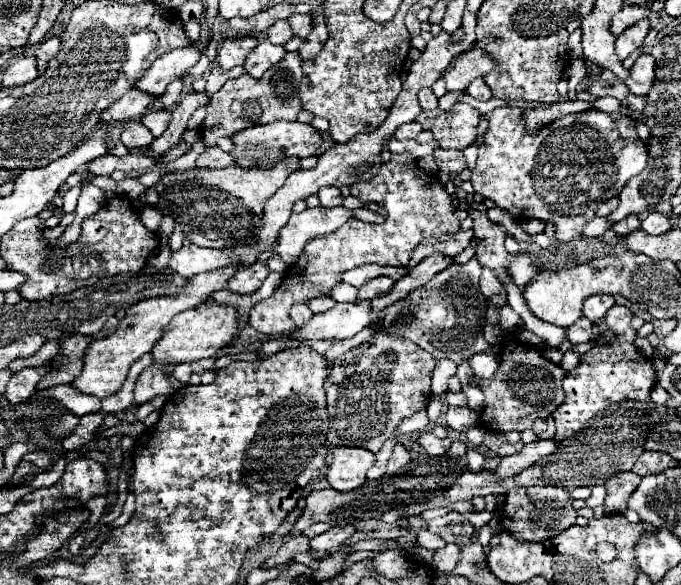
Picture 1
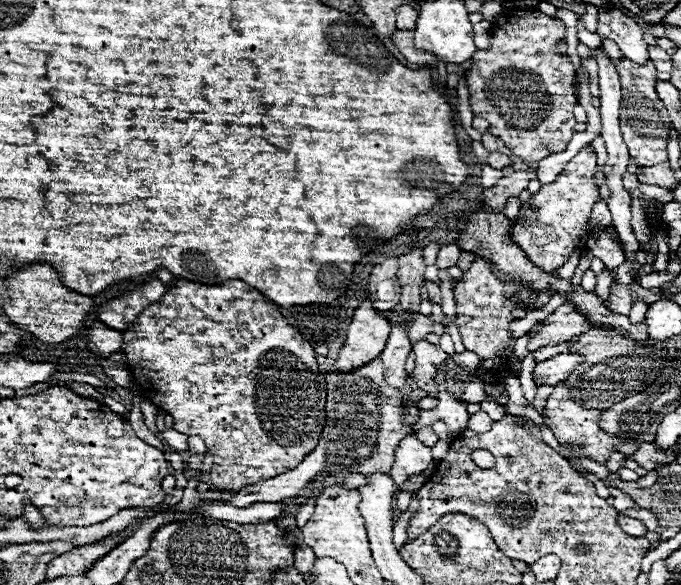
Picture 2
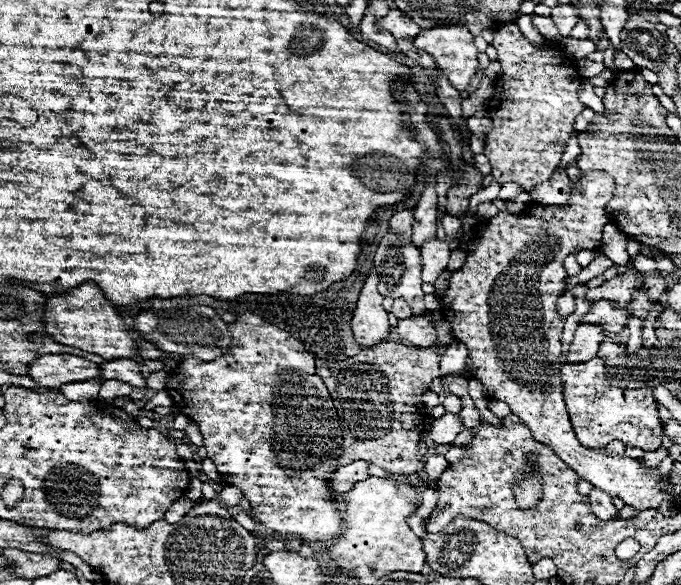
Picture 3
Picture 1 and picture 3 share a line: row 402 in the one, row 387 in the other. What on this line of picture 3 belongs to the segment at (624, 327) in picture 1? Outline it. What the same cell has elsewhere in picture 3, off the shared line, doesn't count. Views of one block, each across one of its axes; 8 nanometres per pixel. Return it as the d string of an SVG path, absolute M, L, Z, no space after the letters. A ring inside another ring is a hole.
M600 358L582 364L564 364L560 368L560 380L574 432L584 448L606 448L612 440L622 440L626 446L638 446L646 452L662 446L664 432L652 388L622 390L612 386L610 374L608 370L604 372L604 362Z

